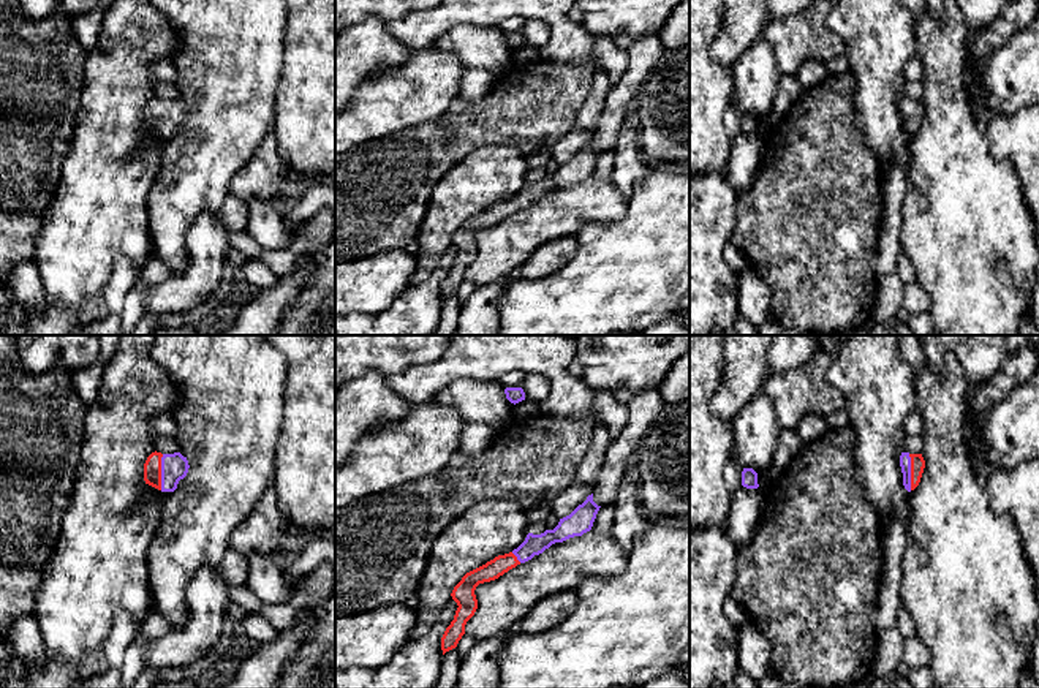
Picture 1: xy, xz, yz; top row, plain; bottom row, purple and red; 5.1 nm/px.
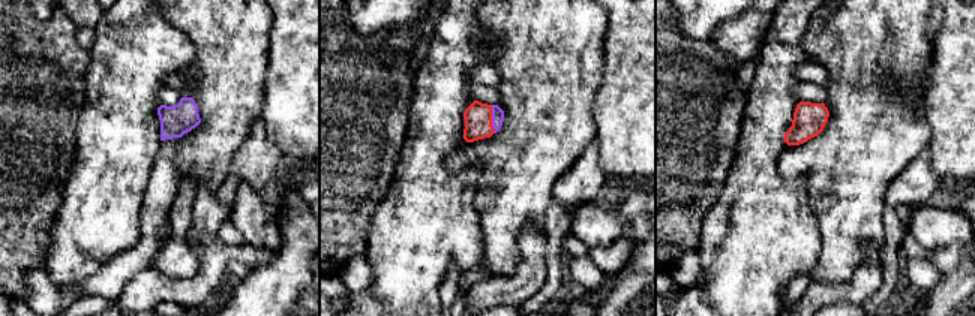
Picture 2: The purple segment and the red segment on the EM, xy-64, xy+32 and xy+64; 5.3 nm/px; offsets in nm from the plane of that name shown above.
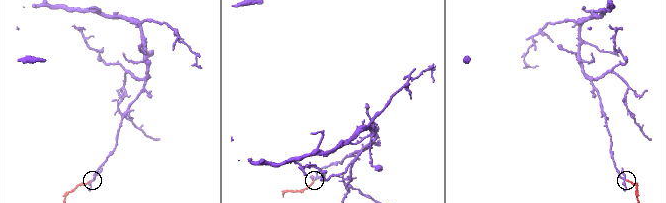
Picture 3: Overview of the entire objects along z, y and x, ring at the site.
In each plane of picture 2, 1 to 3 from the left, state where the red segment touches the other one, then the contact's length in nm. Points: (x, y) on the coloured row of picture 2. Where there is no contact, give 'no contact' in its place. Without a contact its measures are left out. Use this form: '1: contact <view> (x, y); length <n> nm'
1: no contact
2: contact xy+32 (492, 119); length 150 nm
3: no contact

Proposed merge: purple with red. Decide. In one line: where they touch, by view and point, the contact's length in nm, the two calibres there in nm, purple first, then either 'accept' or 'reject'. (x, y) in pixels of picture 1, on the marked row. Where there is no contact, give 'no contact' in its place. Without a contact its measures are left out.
xy (162, 472) | 180 nm | 140/100 nm | accept

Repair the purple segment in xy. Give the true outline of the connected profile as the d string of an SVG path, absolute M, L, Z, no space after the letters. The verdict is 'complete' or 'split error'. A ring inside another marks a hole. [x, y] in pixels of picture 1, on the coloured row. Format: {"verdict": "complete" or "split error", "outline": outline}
{"verdict": "split error", "outline": "M155 451L144 463L144 481L161 492L174 492L188 468L188 460L180 452L161 454Z"}

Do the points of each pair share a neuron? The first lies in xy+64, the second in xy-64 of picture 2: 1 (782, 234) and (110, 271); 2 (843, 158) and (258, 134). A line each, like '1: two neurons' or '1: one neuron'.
1: two neurons
2: two neurons

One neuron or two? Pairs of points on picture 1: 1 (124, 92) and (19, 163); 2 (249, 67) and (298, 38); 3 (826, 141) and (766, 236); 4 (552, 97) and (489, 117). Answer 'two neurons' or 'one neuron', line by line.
1: two neurons
2: two neurons
3: one neuron
4: one neuron

